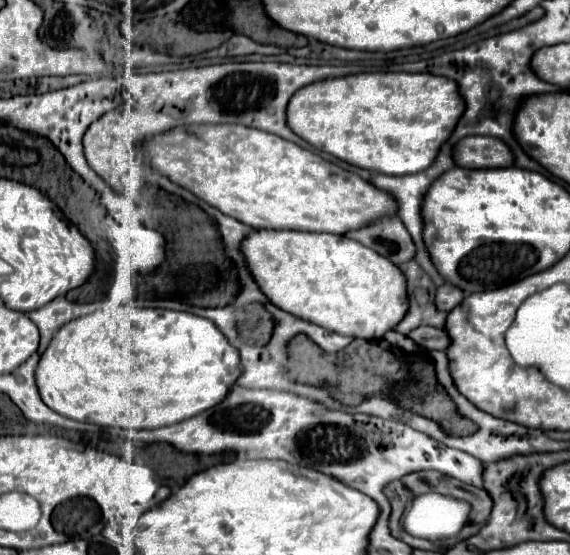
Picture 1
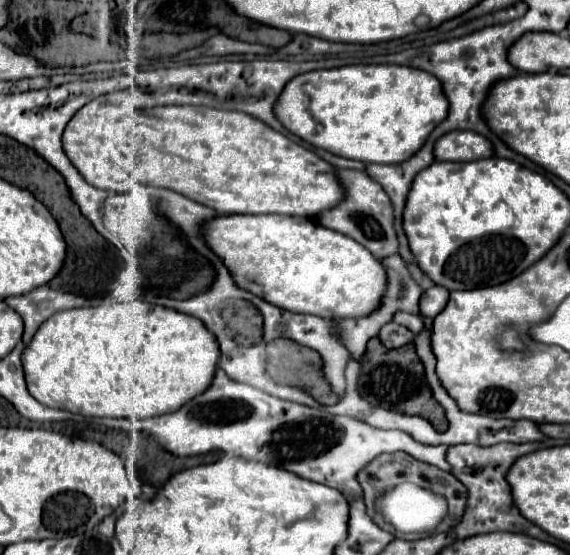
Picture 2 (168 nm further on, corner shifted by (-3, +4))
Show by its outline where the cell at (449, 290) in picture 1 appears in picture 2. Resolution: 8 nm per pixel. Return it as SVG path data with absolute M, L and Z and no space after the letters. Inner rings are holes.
M433 286L427 292L423 292L419 302L419 314L423 318L435 318L447 304L449 292L443 286Z

